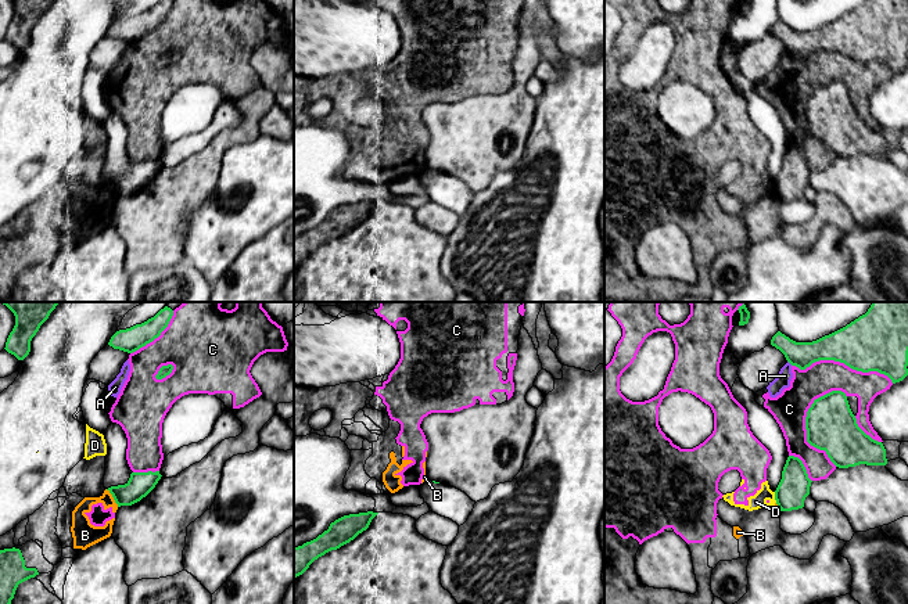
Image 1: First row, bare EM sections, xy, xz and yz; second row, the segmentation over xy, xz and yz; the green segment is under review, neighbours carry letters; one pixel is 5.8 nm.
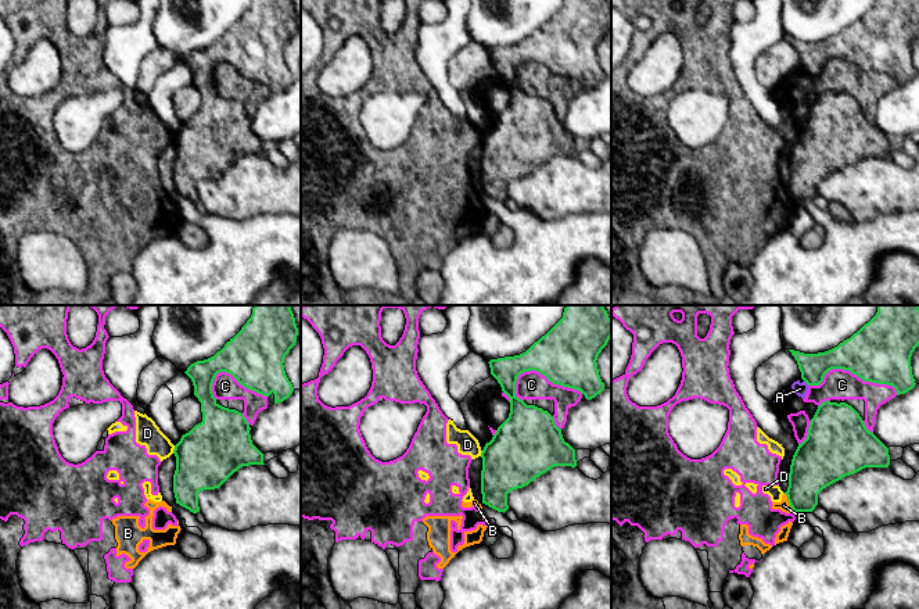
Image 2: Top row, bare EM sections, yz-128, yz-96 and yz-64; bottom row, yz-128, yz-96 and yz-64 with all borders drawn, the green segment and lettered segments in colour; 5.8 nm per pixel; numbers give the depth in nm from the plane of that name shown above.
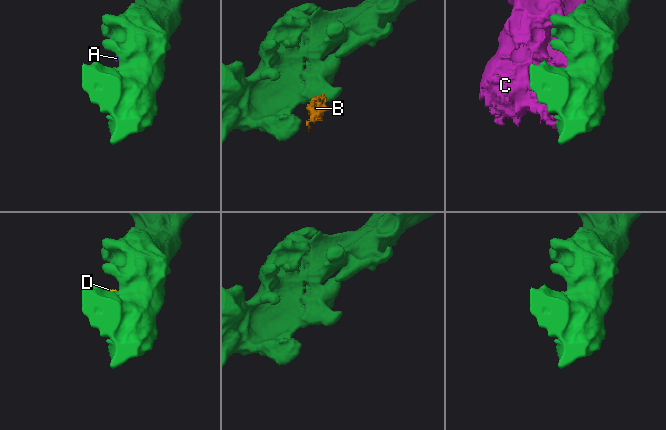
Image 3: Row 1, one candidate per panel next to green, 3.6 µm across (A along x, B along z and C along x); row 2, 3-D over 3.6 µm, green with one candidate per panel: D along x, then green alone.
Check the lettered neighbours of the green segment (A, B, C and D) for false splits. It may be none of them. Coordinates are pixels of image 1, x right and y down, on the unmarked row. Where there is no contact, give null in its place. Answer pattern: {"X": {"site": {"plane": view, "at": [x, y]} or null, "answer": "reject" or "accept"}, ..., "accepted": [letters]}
{"A": {"site": {"plane": "yz", "at": [790, 53]}, "answer": "reject"}, "B": {"site": {"plane": "xy", "at": [112, 186]}, "answer": "reject"}, "C": {"site": {"plane": "yz", "at": [806, 118]}, "answer": "reject"}, "D": {"site": {"plane": "yz", "at": [775, 187]}, "answer": "reject"}, "accepted": []}

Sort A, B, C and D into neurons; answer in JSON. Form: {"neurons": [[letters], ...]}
{"neurons": [["A", "B", "C", "D"]]}

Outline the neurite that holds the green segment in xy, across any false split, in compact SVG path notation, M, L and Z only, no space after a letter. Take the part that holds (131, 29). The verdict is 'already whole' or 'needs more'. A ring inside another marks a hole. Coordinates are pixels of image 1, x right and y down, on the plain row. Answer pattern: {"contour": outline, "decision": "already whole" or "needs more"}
{"contour": "M159 0L154 7L141 14L116 21L108 35L128 43L133 43L152 32L168 17L173 0Z", "decision": "already whole"}

